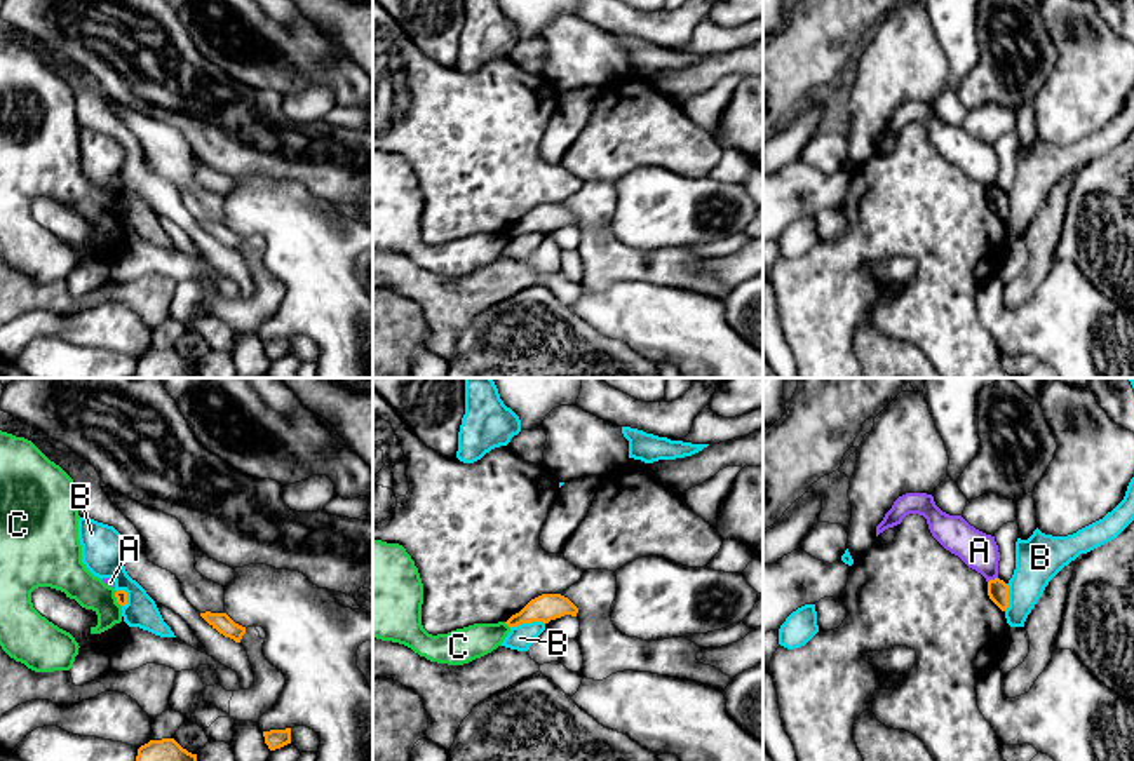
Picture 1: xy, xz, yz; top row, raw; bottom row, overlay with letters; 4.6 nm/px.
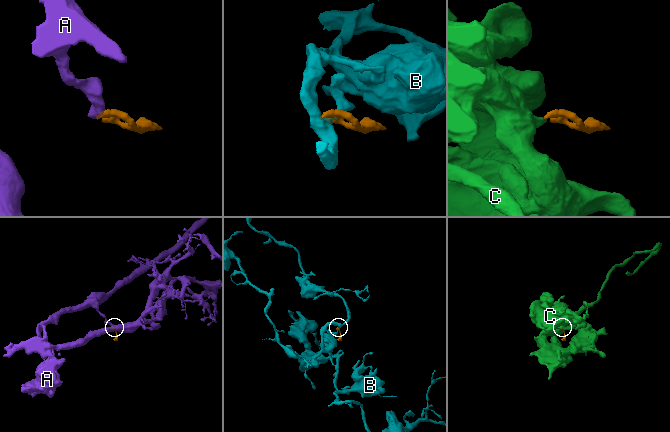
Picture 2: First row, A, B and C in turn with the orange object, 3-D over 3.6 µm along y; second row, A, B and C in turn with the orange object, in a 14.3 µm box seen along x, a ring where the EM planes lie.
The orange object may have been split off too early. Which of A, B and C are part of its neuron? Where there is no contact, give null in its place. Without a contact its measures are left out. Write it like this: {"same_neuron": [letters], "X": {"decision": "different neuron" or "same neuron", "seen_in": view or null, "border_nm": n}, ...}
{"same_neuron": [], "A": {"decision": "different neuron", "seen_in": "yz", "border_nm": 50}, "B": {"decision": "different neuron", "seen_in": "xz", "border_nm": 160}, "C": {"decision": "different neuron", "seen_in": "xz", "border_nm": 50}}

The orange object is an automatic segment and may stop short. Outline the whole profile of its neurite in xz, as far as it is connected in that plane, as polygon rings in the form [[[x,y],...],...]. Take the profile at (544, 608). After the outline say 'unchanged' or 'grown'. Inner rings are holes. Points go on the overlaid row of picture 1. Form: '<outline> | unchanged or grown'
[[[542,594],[531,599],[519,613],[512,615],[505,623],[512,629],[521,623],[543,622],[561,618],[564,615],[577,616],[578,608],[561,594]]] | unchanged

